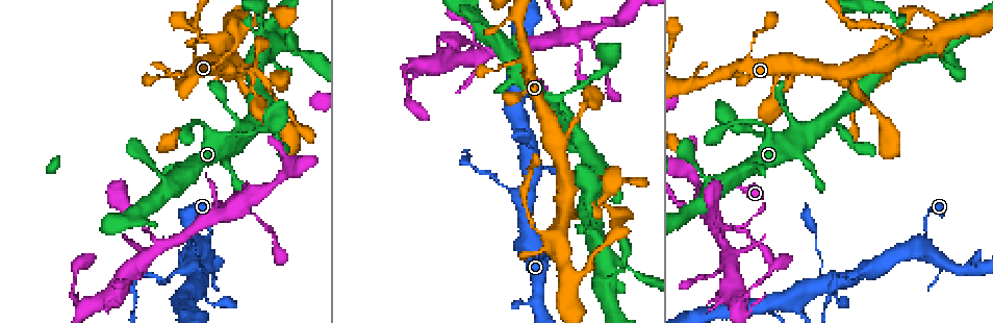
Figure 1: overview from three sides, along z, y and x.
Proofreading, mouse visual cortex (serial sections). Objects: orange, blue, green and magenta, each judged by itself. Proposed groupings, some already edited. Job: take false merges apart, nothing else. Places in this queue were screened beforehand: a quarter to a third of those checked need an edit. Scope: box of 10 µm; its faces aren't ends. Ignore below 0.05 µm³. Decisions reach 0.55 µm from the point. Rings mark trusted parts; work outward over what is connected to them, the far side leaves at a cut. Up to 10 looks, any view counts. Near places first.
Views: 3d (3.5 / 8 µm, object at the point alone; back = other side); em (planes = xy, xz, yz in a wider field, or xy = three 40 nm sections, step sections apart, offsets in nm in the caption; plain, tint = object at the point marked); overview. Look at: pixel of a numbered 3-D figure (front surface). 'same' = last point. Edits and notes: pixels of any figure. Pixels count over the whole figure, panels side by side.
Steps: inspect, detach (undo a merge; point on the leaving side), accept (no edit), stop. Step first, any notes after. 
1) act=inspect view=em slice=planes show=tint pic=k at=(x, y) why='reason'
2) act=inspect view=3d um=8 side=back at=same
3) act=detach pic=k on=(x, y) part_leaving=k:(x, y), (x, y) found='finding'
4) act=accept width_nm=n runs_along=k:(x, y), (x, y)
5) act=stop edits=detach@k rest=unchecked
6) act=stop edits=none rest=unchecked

act=inspect view=3d um=3.5 pic=1 at=(244, 195) why='looks like a crossing'

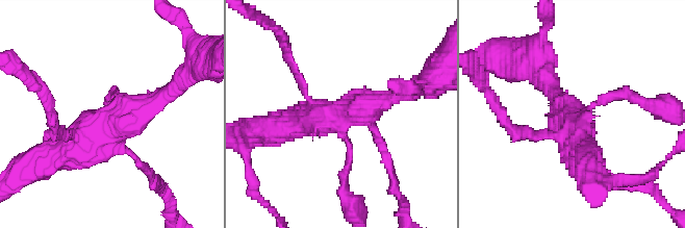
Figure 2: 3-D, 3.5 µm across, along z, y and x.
act=inspect view=em slice=xy step=1 show=tint pic=2 at=(109, 116) arms=4 arm_widths_nm=100,150,300,450

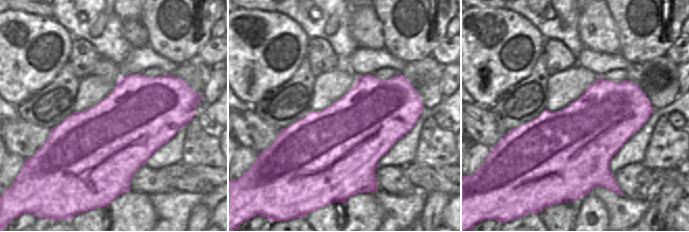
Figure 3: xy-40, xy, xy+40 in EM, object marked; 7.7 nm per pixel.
act=accept width_nm=650 runs_along=2:(111, 102), (86, 137), (54, 153) found='all the same cell'

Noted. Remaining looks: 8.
act=inspect view=3d um=3.5 pic=1 at=(572, 180) why='branch point'

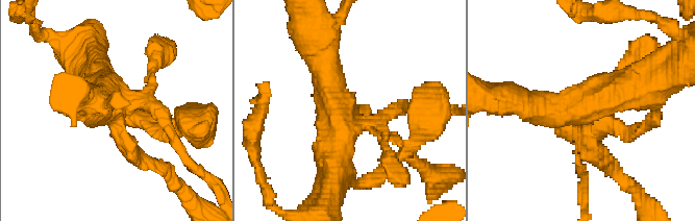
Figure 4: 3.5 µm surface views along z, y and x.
act=inspect view=em slice=xy step=2 show=tint pic=4 at=(347, 111) why='need the tissue'

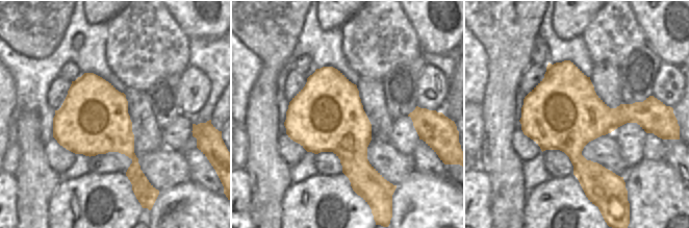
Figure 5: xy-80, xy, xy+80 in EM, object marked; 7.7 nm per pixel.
act=accept arm_widths_nm=200,250,450,500 runs_along=4:(528, 103), (571, 109), (653, 84) found='continuous, no second cell'

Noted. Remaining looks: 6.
act=inspect view=3d um=3.5 side=back pic=1 at=(905, 40) why='three-way junction'

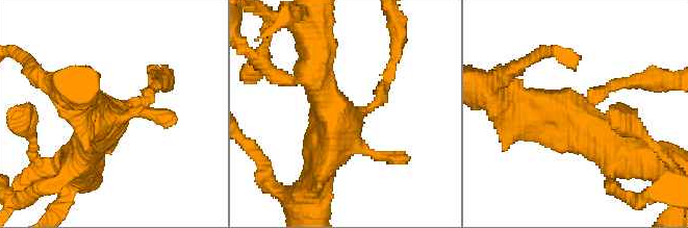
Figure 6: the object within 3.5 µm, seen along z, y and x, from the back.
act=inspect view=em slice=xy step=2 show=tint pic=6 at=(121, 110)

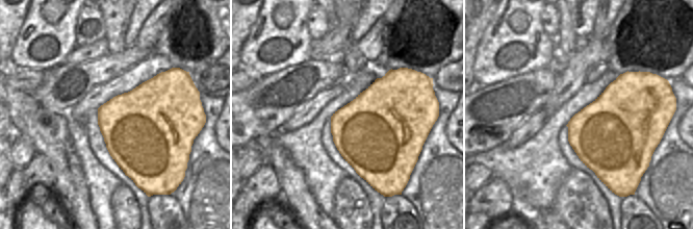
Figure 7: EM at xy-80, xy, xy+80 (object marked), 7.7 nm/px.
act=accept runs_along=6:(617, 155), (566, 120), (508, 98) found='continuous, no second cell'

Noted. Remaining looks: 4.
act=inspect view=3d um=3.5 pic=1 at=(863, 271) why='side arm on a straight run'

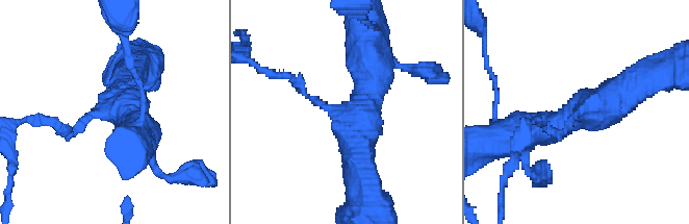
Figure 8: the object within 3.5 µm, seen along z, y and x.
act=inspect view=em slice=xy step=3 show=tint pic=8 at=(339, 113)

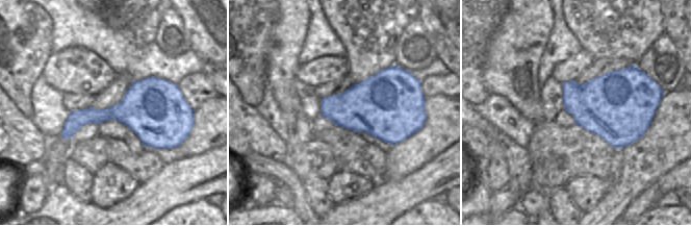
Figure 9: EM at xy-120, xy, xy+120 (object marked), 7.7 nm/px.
act=detach pic=8 on=(51, 122) width_nm=440 part_leaving=8:(76, 128), (25, 119) found='a second cell is stuck on'

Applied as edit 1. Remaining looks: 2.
act=stop edits=detach@8 rest=unchecked

